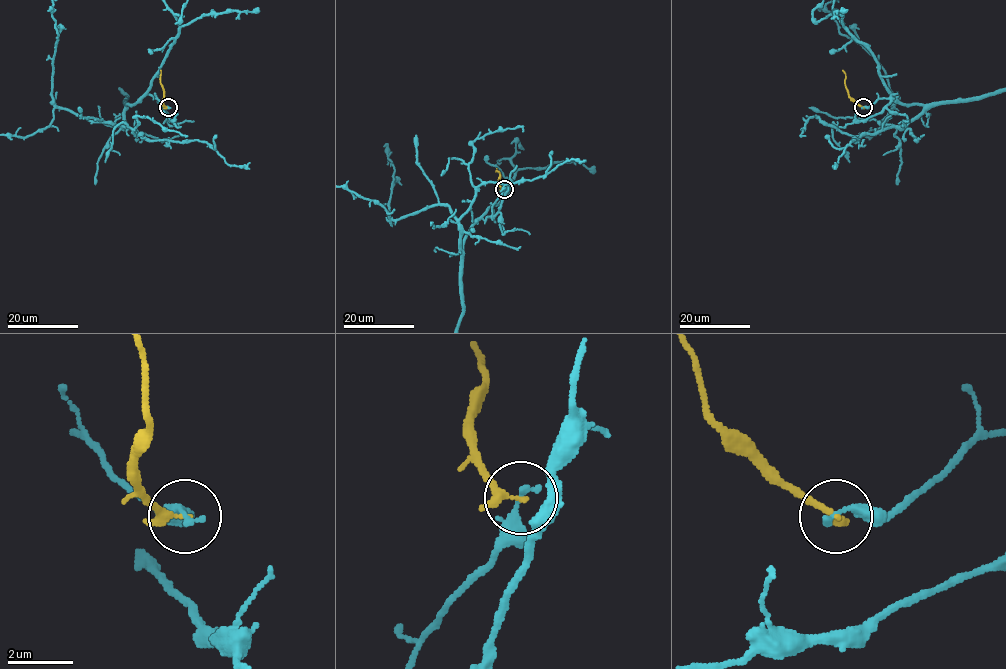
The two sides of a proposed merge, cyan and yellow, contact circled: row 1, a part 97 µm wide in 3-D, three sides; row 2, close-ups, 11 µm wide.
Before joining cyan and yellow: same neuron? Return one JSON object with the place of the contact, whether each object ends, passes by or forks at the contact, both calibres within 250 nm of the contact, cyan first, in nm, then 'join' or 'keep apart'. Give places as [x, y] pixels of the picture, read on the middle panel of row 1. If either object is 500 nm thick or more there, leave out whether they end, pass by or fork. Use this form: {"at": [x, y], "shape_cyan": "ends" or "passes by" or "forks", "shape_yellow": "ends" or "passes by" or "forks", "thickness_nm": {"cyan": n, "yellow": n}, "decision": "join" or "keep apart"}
{"at": [504, 189], "shape_cyan": "passes by", "shape_yellow": "passes by", "thickness_nm": {"cyan": 170, "yellow": 200}, "decision": "keep apart"}

